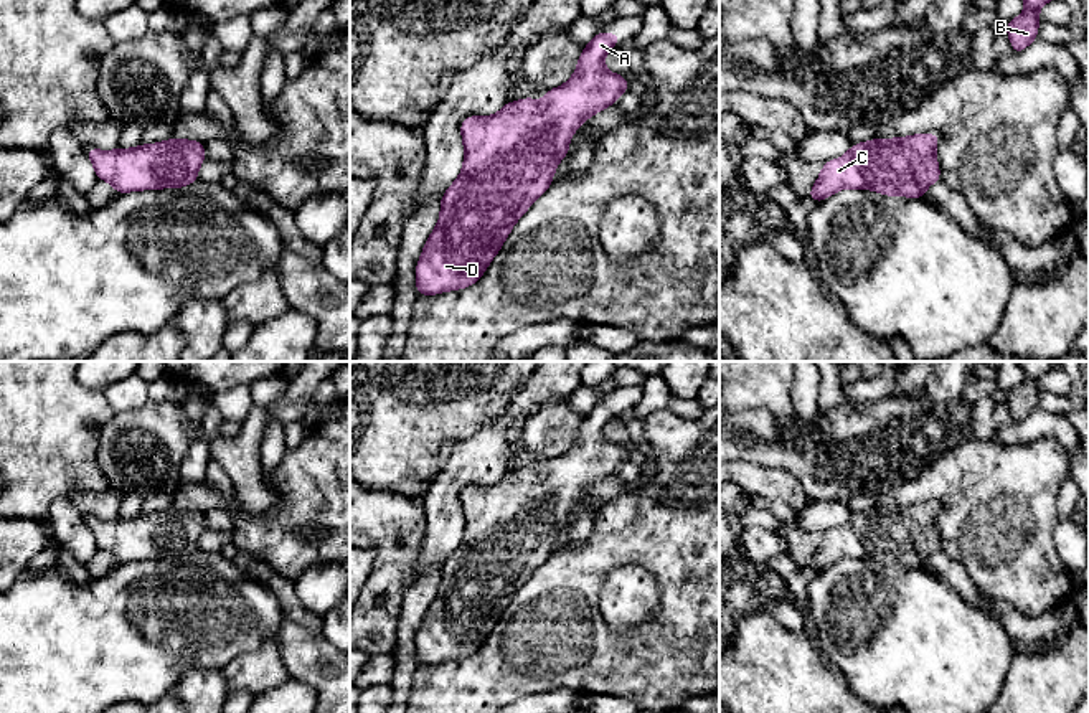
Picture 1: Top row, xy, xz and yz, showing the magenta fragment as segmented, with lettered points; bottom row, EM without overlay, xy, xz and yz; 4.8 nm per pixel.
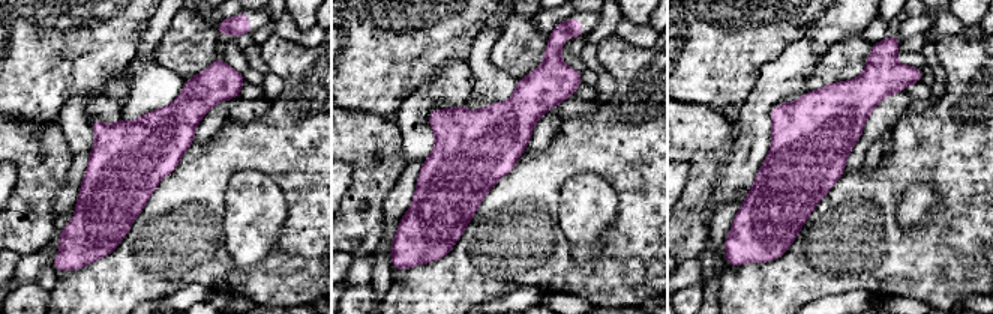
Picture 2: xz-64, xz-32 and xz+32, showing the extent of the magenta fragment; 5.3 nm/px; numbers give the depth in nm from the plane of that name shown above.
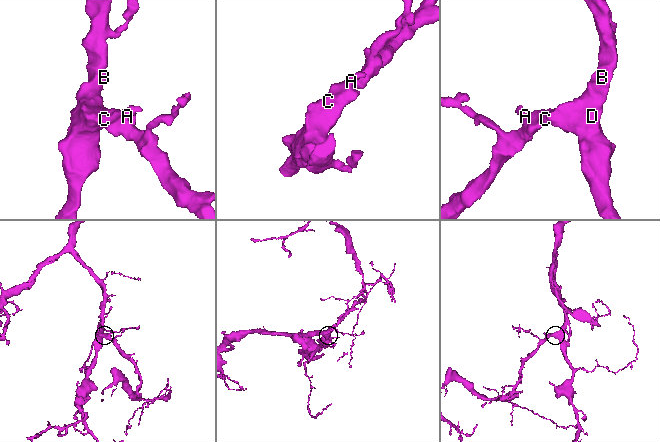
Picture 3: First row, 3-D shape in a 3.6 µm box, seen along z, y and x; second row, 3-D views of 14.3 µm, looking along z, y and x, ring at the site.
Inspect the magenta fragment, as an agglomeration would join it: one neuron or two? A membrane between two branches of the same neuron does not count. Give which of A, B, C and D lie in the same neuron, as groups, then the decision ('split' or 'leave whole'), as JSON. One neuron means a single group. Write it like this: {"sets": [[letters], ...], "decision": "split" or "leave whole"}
{"sets": [["A", "B", "C", "D"]], "decision": "leave whole"}

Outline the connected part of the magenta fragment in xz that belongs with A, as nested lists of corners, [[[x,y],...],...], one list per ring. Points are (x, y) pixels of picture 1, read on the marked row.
[[[599,30],[594,40],[584,46],[571,79],[561,87],[548,89],[541,102],[535,97],[525,97],[507,102],[495,116],[470,116],[460,122],[464,167],[441,198],[437,226],[427,238],[416,264],[414,286],[419,295],[465,289],[483,276],[515,223],[551,187],[558,163],[568,155],[573,134],[584,120],[609,106],[615,106],[617,97],[627,92],[629,79],[604,68],[604,58],[609,48],[617,46],[620,40],[622,36],[619,33],[609,35]]]

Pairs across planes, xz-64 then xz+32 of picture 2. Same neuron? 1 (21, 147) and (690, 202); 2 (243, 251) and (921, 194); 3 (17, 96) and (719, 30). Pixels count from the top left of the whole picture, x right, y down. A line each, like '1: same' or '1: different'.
1: same
2: same
3: same

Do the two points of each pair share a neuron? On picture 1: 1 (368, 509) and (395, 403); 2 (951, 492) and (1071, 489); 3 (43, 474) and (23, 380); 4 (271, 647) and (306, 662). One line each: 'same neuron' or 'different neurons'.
1: different neurons
2: different neurons
3: same neuron
4: different neurons

